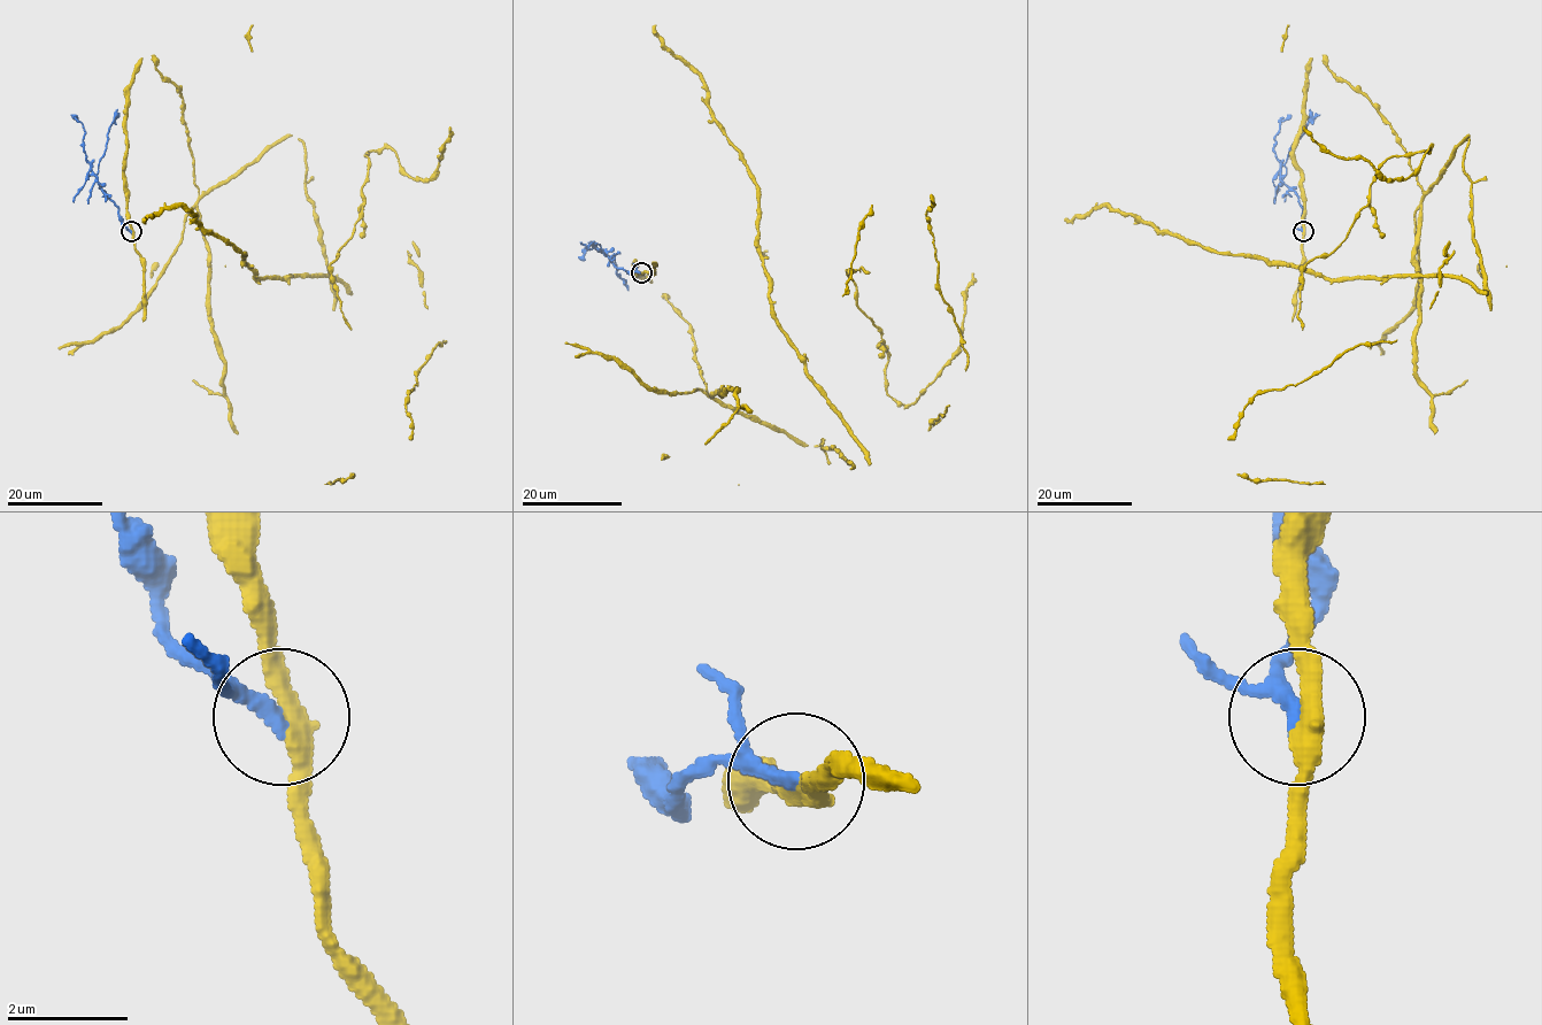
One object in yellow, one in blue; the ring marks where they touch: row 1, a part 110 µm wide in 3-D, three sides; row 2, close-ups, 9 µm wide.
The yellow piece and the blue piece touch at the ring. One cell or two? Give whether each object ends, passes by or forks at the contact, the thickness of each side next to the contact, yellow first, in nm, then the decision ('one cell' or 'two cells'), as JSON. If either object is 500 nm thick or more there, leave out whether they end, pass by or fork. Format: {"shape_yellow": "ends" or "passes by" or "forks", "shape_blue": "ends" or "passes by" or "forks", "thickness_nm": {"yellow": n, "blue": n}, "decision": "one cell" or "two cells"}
{"shape_yellow": "passes by", "shape_blue": "ends", "thickness_nm": {"yellow": 320, "blue": 280}, "decision": "two cells"}

